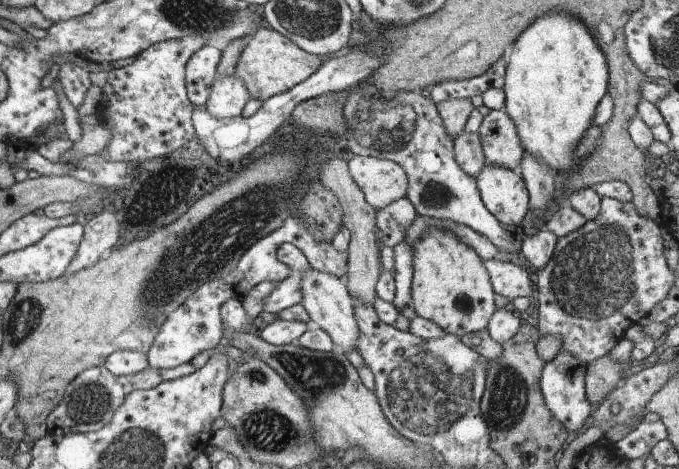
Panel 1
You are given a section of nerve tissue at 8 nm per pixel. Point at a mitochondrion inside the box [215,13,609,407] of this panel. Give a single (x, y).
(389, 128)

